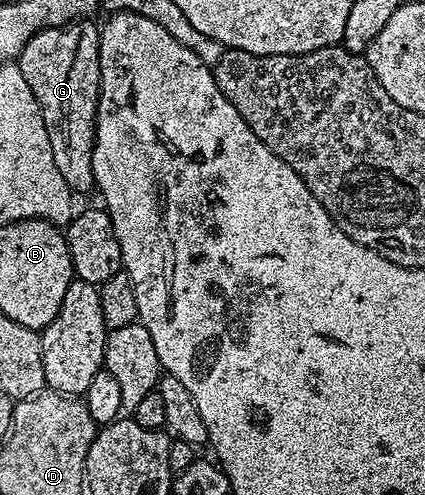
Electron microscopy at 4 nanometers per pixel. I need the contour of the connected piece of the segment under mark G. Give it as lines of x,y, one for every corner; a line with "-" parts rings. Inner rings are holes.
90,19
66,23
63,27
46,27
24,45
16,60
20,73
24,73
24,81
32,85
32,93
40,105
56,169
60,169
60,177
64,177
74,193
95,186
92,149
100,93
99,34
99,24

